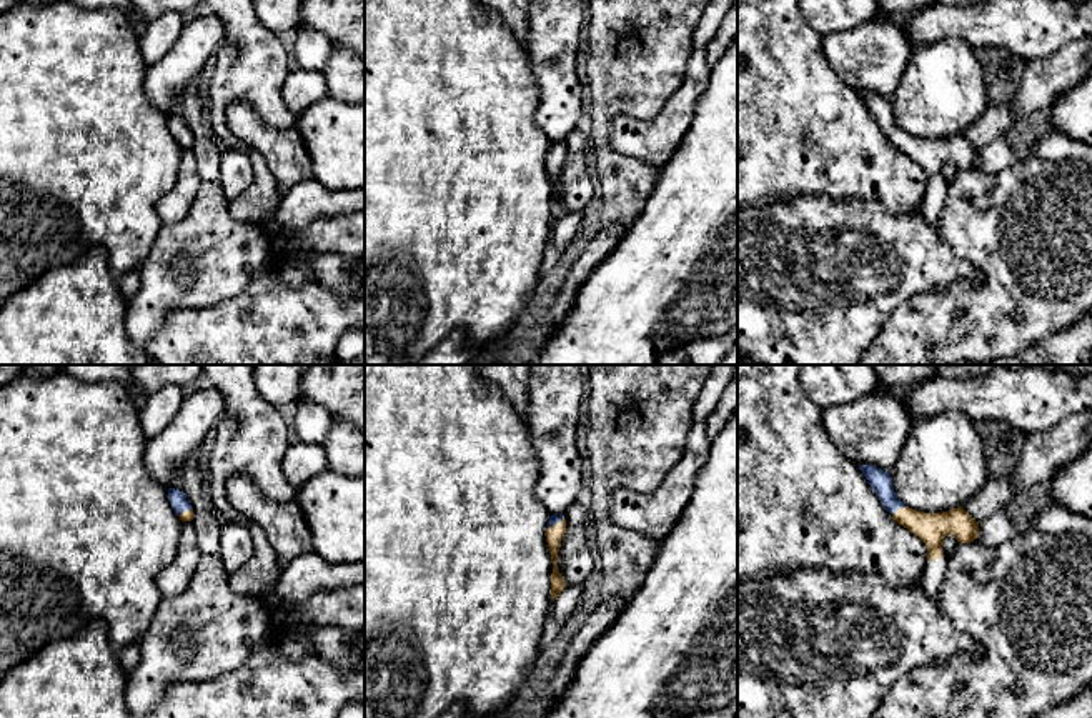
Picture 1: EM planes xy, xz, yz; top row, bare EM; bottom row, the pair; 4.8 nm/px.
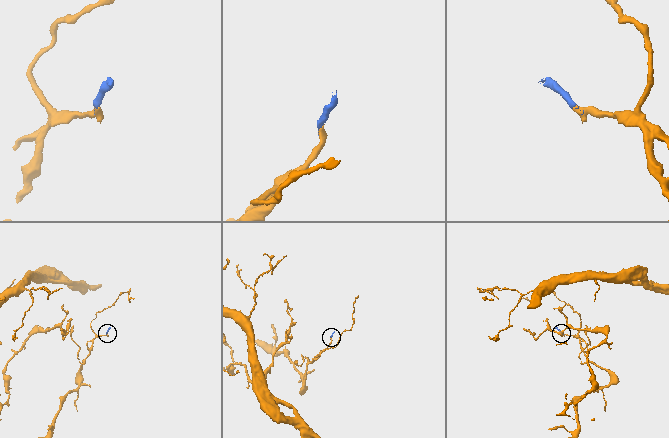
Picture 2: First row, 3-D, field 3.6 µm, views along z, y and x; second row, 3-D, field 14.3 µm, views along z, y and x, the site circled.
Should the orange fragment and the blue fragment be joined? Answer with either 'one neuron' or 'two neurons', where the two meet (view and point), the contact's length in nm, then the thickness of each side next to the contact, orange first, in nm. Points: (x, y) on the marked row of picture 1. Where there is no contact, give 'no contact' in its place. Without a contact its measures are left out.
one neuron | yz (899, 508) | 80 nm | 150/110 nm

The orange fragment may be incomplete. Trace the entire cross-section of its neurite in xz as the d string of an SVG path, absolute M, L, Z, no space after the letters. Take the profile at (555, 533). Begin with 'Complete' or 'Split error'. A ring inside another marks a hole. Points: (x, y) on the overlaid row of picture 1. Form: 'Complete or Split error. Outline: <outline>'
Split error. Outline: M551 515L548 530L546 530L546 541L549 546L551 558L553 558L551 600L554 600L566 588L566 583L558 570L558 551L559 551L564 533L566 533L564 515L561 516Z

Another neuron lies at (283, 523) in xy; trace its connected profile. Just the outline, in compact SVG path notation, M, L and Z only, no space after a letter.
M243 473L226 480L226 496L241 520L263 528L281 570L298 556L313 551L311 533L295 500L285 503L266 500L253 480Z

